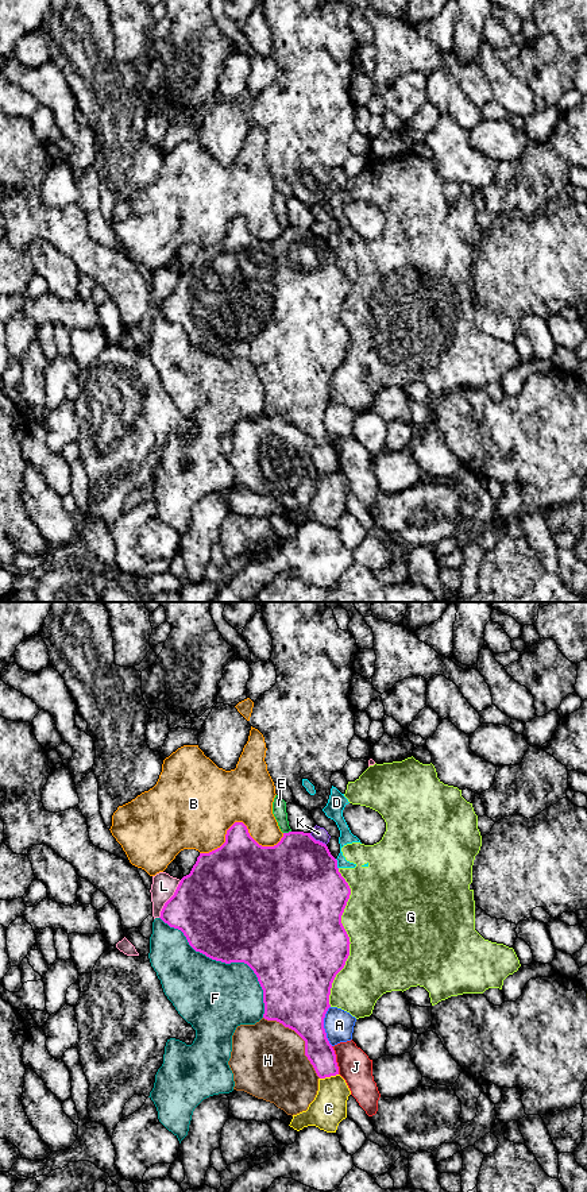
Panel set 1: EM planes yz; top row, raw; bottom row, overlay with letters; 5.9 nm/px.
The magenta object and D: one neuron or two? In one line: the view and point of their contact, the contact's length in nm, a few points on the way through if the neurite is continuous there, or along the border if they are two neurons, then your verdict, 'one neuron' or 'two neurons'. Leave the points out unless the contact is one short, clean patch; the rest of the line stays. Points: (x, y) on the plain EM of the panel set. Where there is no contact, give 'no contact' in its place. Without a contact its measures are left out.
meets magenta in yz at (336, 259); contact 70 nm long; border along yz (335, 254), (338, 263); two neurons

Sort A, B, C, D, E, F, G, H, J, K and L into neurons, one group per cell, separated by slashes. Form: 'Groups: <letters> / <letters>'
Groups: A / B / C / D G / E / F / H / J / K / L

